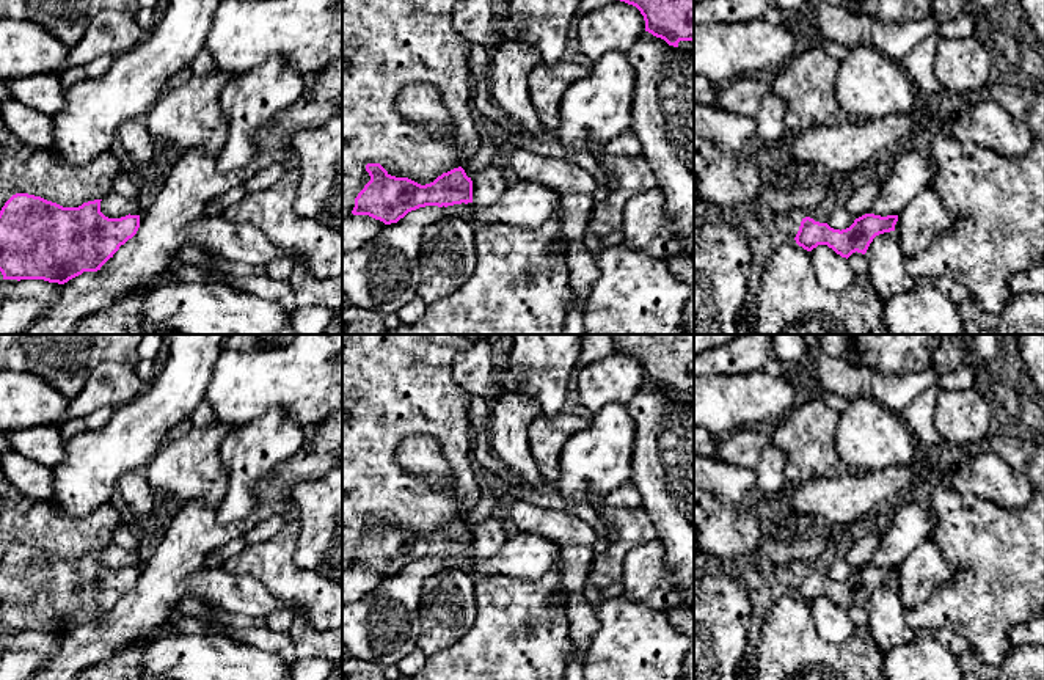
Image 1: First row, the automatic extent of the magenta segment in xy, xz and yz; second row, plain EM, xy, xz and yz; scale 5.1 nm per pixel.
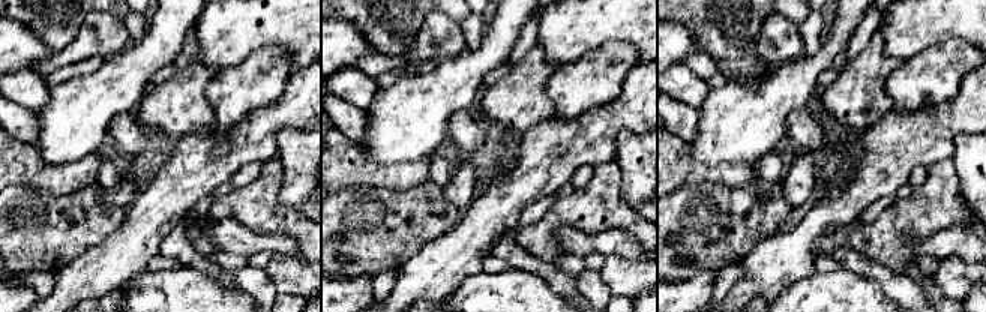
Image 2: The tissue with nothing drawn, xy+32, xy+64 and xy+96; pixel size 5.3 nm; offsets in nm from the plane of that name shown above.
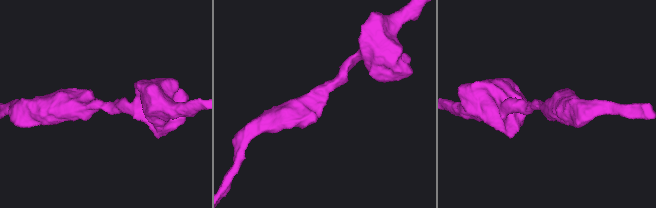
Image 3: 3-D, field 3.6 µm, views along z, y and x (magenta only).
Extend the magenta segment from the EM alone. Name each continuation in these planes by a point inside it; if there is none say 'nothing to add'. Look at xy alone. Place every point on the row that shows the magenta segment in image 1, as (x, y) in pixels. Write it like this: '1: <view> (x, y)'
nothing to add

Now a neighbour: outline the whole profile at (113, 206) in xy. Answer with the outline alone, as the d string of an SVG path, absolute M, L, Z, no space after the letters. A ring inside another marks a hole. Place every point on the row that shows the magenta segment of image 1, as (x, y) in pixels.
M110 193L100 201L100 212L108 218L121 218L126 215L141 215L141 196L137 199L126 199L116 193Z

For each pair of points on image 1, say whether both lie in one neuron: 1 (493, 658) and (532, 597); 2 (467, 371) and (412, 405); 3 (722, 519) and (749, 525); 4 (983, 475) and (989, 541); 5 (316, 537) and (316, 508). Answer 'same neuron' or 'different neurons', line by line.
1: same neuron
2: different neurons
3: same neuron
4: different neurons
5: same neuron

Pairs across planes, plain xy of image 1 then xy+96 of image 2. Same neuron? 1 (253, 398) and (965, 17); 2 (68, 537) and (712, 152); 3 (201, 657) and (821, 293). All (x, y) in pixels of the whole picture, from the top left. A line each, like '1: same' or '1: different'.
1: same
2: different
3: same

